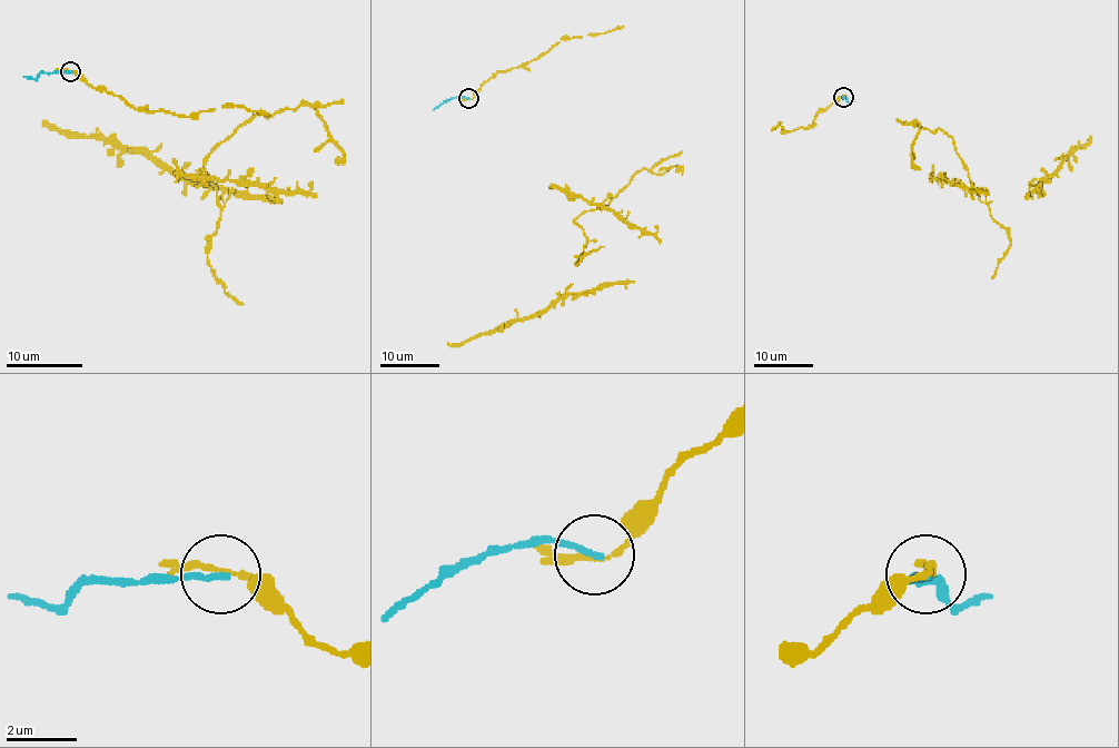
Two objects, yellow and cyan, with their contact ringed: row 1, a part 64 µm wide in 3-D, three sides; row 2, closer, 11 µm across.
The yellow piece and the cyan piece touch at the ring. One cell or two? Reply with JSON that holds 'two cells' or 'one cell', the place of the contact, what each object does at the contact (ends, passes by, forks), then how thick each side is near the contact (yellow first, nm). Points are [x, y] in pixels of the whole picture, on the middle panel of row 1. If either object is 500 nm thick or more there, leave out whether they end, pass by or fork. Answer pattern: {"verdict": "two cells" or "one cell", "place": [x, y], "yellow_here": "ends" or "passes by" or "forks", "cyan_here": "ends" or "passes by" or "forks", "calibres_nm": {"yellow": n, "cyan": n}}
{"verdict": "two cells", "place": [468, 98], "yellow_here": "passes by", "cyan_here": "ends", "calibres_nm": {"yellow": 150, "cyan": 170}}

